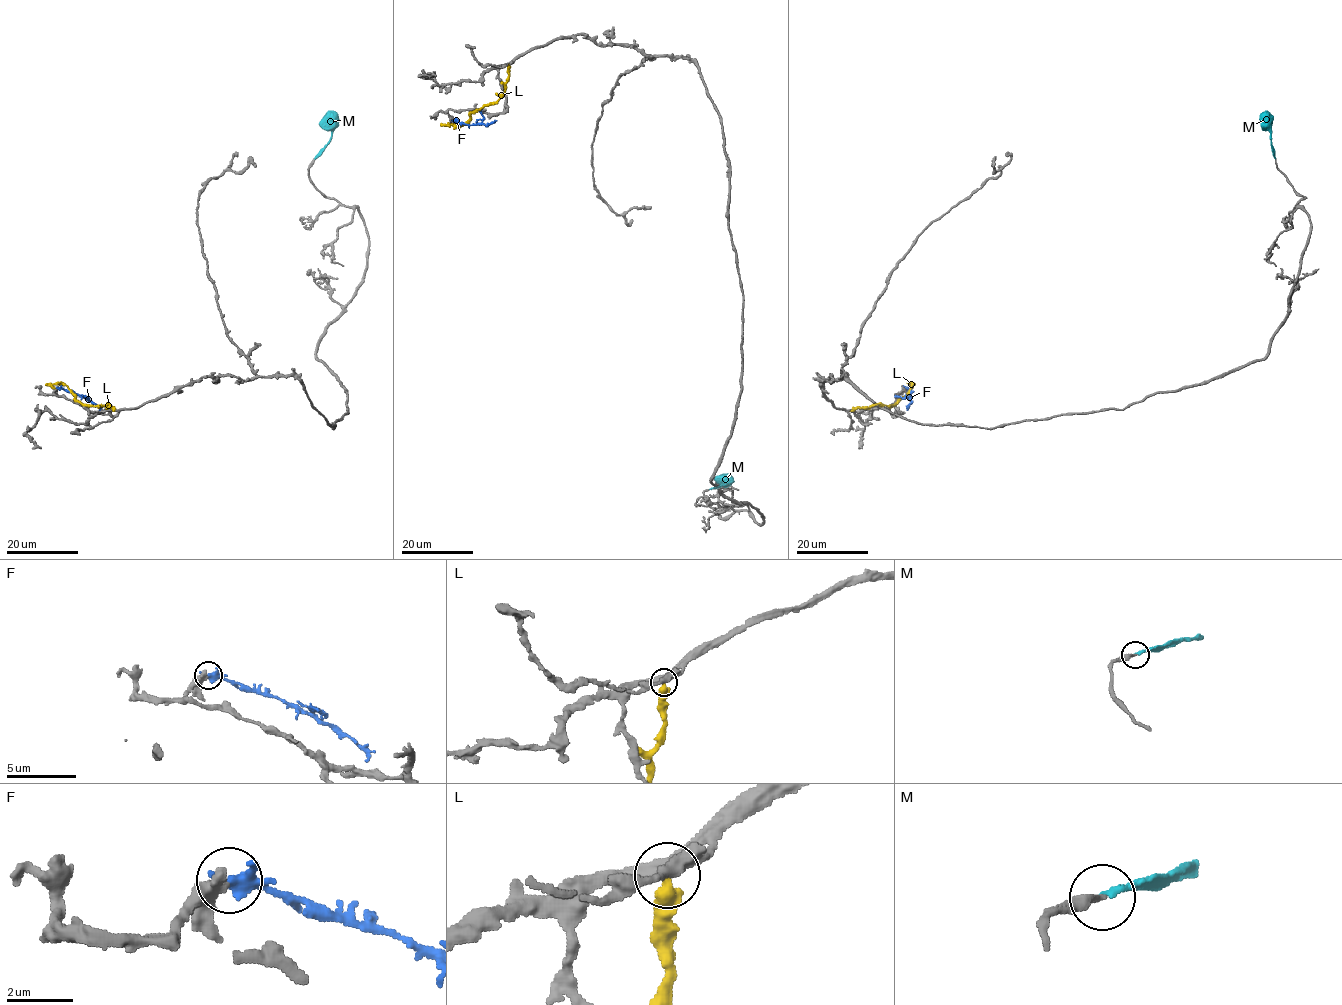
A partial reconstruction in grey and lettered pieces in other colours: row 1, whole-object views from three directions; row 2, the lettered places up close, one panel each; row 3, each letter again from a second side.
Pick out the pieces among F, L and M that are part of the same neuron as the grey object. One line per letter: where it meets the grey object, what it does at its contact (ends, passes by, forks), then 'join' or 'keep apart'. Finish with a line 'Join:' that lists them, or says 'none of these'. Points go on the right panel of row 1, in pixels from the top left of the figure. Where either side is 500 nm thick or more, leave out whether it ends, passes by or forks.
F: (906, 388) | it forks | keep apart
L: (851, 410) | it ends | keep apart
M: (1275, 158) | it ends | join
Join: M

